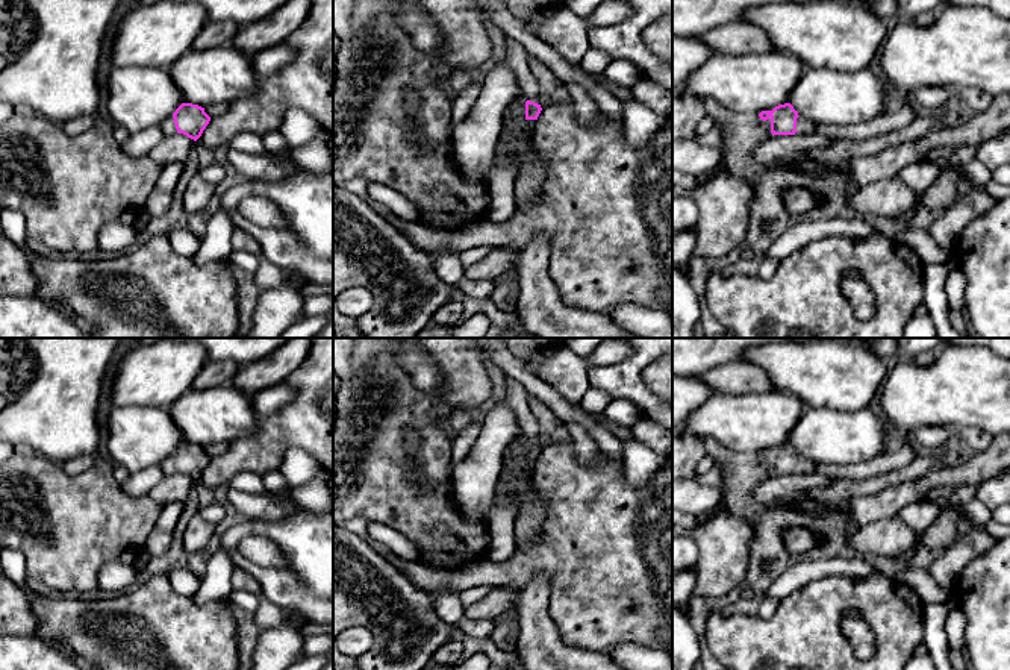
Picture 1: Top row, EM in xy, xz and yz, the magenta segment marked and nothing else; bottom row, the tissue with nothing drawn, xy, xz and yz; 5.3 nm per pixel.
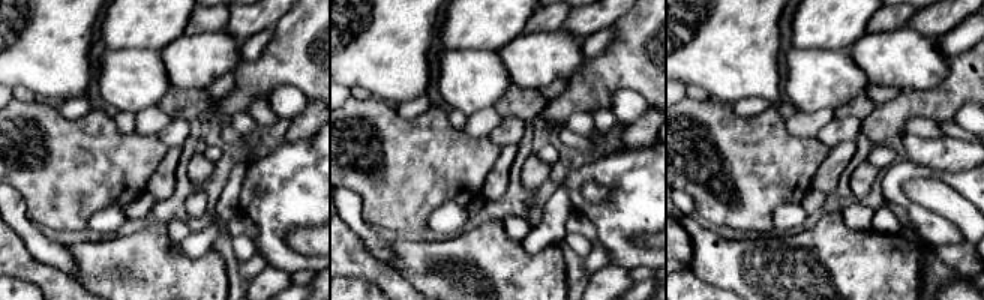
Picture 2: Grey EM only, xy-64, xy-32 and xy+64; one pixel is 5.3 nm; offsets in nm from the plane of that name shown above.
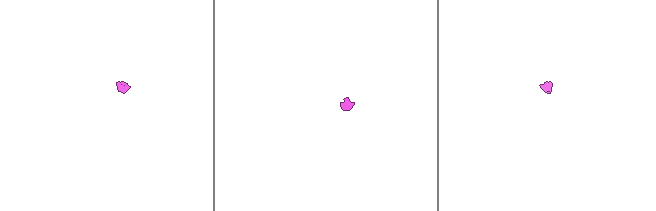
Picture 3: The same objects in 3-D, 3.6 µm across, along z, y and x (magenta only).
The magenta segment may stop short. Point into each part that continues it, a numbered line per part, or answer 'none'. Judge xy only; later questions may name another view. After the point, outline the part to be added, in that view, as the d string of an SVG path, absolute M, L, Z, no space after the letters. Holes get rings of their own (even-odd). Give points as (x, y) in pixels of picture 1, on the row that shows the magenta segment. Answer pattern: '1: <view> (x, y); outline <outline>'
1: xy (168, 128); outline M173 117L164 120L159 126L161 126L165 136L171 136L171 135L177 133Z

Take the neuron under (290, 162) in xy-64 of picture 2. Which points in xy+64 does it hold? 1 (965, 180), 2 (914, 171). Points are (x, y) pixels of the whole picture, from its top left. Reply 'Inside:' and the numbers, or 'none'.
Inside: 1, 2

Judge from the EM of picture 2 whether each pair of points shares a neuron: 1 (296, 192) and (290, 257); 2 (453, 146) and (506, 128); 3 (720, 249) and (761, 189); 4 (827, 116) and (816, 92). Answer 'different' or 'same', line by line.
1: same
2: different
3: different
4: different

